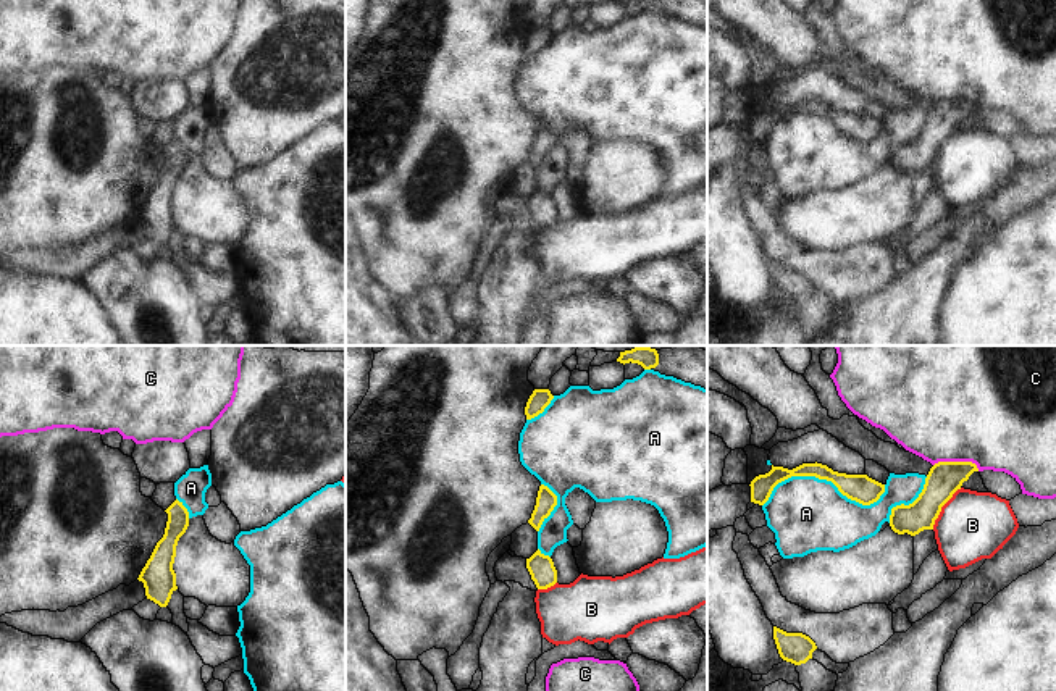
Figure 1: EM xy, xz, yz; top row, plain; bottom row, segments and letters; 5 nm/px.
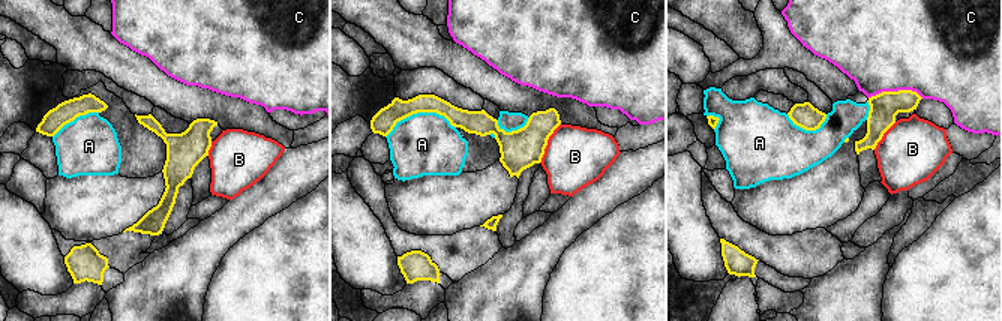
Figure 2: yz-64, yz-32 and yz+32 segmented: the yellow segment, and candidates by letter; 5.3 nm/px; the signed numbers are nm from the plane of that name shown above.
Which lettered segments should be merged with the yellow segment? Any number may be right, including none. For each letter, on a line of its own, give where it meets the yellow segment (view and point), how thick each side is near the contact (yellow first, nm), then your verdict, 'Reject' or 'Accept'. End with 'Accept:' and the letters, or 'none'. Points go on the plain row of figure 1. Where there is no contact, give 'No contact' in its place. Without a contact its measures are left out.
A: Touches yellow at yz (824, 117). Thickness 140 nm (yellow) against 380 nm. Reject
B: Touches yellow at yz (942, 144). Thickness 170 nm (yellow) against 340 nm. Reject
C: Touches yellow at yz (958, 100). Thickness 170 nm (yellow) against 500 nm. Reject
Accept: none

